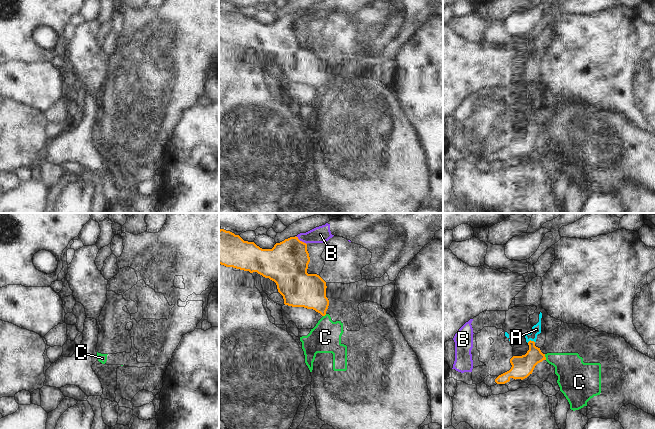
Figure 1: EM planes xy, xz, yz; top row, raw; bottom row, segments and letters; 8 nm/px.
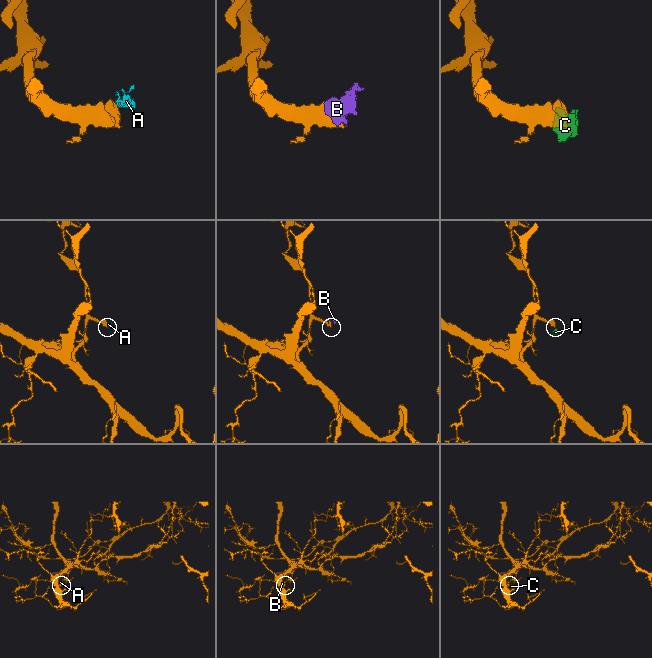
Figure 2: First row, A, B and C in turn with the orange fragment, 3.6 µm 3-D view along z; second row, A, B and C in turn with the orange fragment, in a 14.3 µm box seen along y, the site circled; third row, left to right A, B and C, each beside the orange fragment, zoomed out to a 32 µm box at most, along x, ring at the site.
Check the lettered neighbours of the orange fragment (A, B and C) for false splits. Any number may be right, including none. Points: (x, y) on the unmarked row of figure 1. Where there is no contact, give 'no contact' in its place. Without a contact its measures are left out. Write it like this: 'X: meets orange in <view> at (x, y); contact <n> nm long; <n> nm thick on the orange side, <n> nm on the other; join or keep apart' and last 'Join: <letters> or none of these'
A: meets orange in yz at (530, 116); contact 60 nm long; 180 nm thick on the orange side, 80 nm on the other; keep apart
B: meets orange in xz at (301, 17); contact 120 nm long; 340 nm thick on the orange side, 130 nm on the other; join
C: meets orange in yz at (545, 133); contact 50 nm long; 180 nm thick on the orange side, 240 nm on the other; keep apart
Join: B

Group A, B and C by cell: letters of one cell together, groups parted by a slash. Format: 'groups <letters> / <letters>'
groups A C / B

